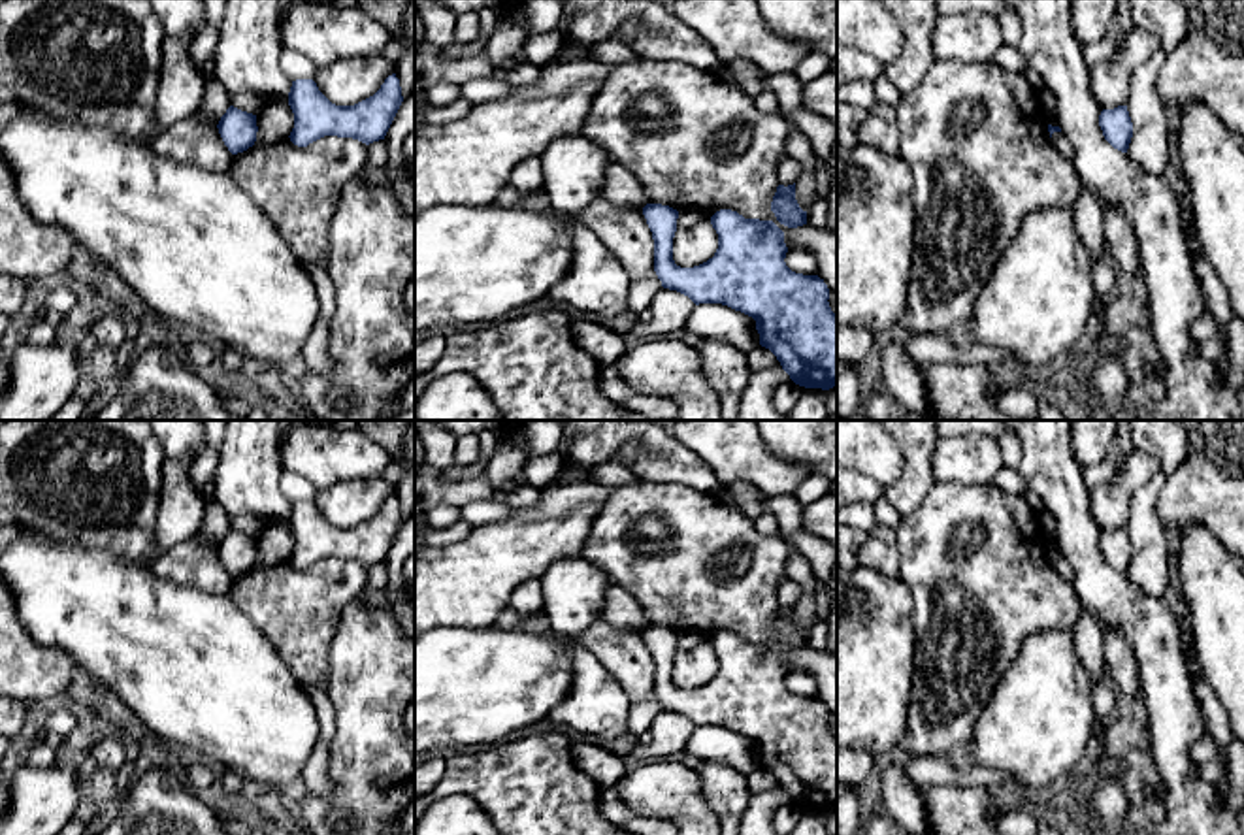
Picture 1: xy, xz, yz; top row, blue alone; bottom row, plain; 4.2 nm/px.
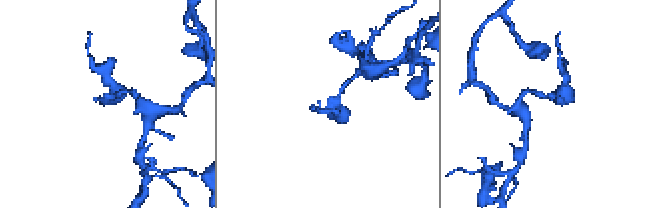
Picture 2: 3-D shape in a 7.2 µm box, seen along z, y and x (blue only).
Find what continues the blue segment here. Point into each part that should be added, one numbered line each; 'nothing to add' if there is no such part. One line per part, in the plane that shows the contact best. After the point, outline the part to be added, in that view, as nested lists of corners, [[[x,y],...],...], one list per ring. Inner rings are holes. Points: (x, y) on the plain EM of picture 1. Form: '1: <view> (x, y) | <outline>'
nothing to add

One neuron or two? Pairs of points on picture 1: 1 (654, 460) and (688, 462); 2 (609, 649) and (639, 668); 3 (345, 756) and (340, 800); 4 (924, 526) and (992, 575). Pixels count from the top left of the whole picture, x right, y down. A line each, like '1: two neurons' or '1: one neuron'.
1: one neuron
2: one neuron
3: one neuron
4: one neuron

